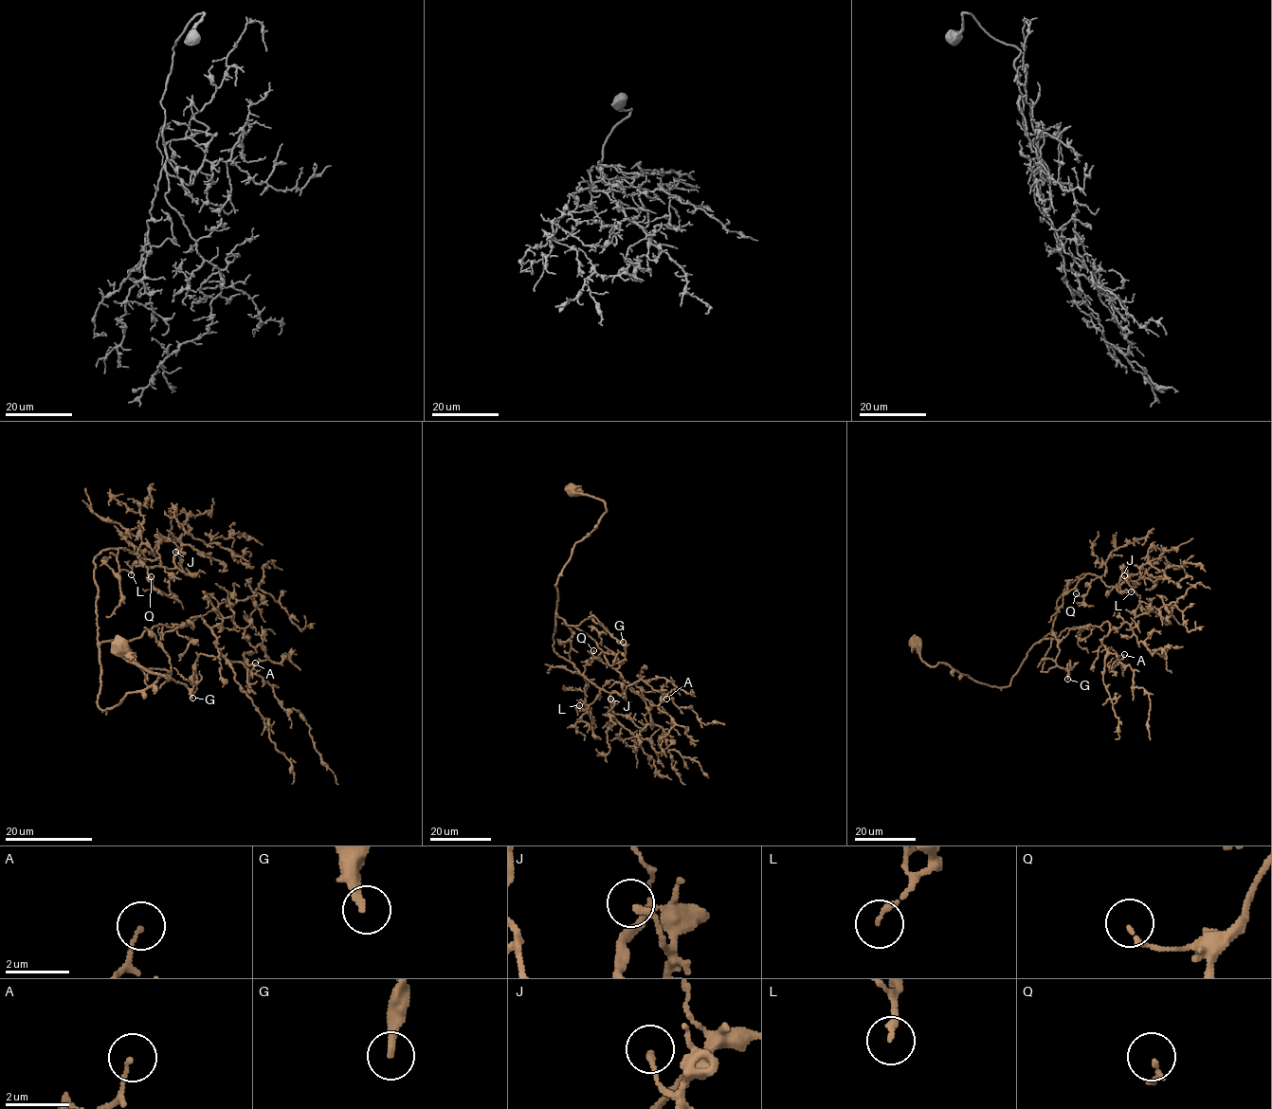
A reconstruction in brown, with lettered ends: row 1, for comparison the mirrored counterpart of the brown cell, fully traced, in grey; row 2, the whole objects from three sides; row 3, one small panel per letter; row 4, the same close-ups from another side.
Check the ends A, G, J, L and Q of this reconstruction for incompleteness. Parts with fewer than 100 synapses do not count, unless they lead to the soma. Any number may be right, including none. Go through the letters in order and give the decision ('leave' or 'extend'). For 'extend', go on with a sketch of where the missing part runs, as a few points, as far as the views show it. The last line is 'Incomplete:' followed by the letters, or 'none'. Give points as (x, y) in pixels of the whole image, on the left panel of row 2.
A: leave
G: extend; missing branch runs (192, 698), (198, 711), (227, 711), (237, 723), (250, 783), (239, 810), (229, 807)
J: leave
L: leave
Q: leave
Incomplete: G

